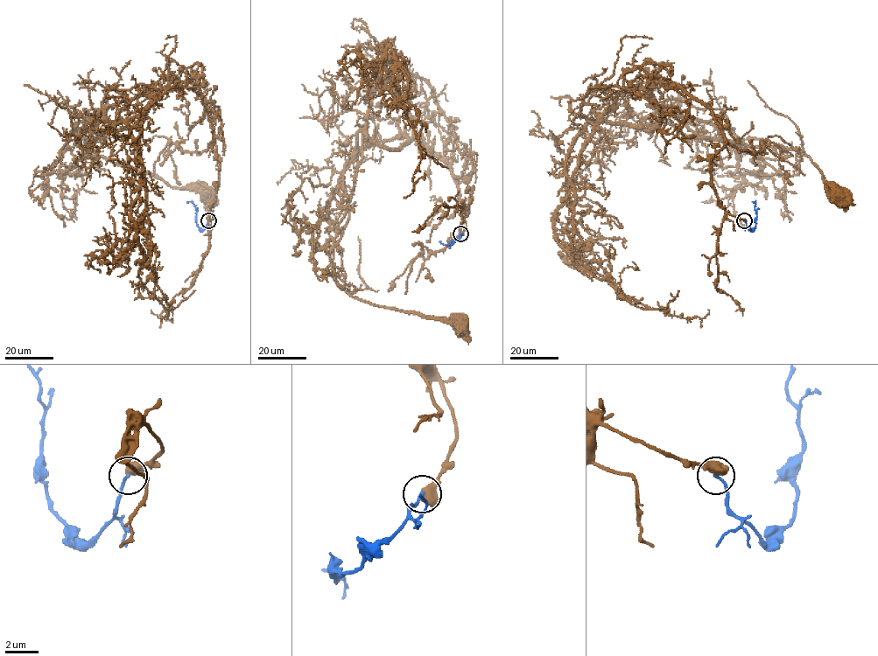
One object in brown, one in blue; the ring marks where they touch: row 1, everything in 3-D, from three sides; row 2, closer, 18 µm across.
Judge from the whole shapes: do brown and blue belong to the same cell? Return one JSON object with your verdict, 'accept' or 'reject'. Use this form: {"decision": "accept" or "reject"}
{"decision": "reject"}

